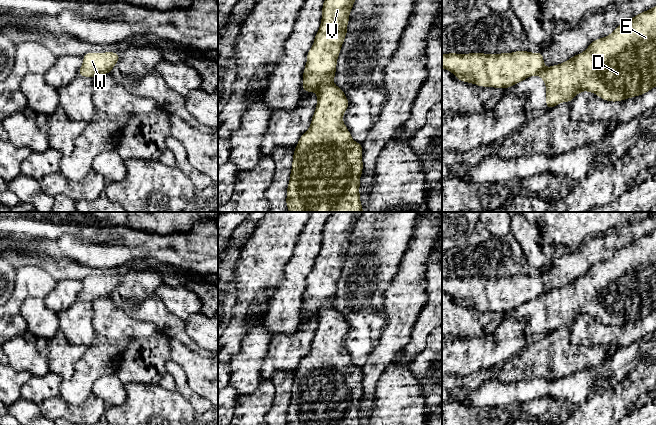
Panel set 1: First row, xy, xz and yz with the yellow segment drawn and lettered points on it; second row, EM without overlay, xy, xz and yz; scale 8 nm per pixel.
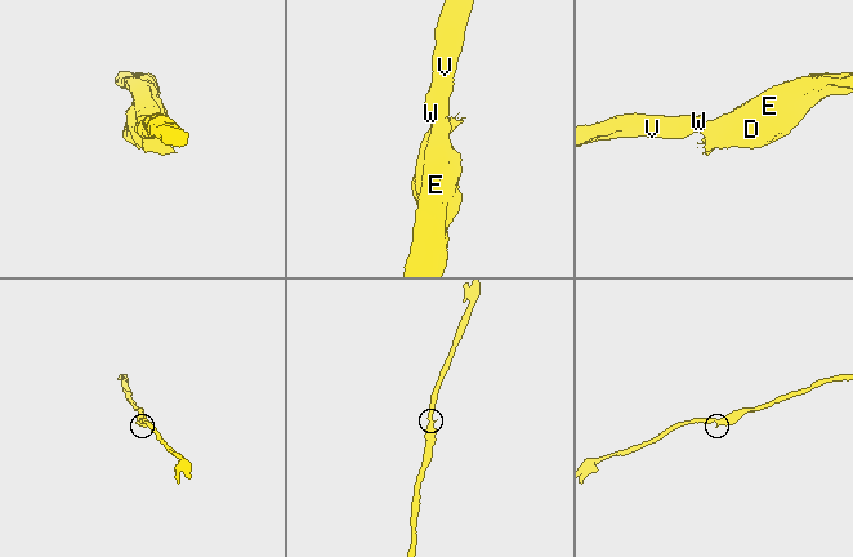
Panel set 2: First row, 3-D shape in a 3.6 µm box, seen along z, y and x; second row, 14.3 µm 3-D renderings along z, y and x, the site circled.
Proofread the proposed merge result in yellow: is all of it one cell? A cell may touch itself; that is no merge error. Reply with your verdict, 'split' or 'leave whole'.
split

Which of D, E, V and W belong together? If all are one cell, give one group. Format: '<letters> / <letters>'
D E / V W

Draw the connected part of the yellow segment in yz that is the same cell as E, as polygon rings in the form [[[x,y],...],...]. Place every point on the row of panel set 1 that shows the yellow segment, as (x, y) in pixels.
[[[656,6],[618,25],[610,35],[592,41],[584,52],[537,75],[546,84],[547,109],[561,102],[570,103],[582,91],[611,102],[649,92],[656,86]]]

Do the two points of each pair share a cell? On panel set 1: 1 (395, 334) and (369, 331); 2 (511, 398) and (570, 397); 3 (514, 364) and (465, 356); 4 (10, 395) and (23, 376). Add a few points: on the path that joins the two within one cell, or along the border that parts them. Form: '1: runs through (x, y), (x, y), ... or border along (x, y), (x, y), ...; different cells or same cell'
1: border along (382, 310), (385, 315), (385, 327), (370, 353); different cells
2: runs through (526, 390), (555, 390); same cell
3: border along (515, 355), (502, 363), (482, 368); different cells
4: runs through (10, 390), (18, 381); same cell

